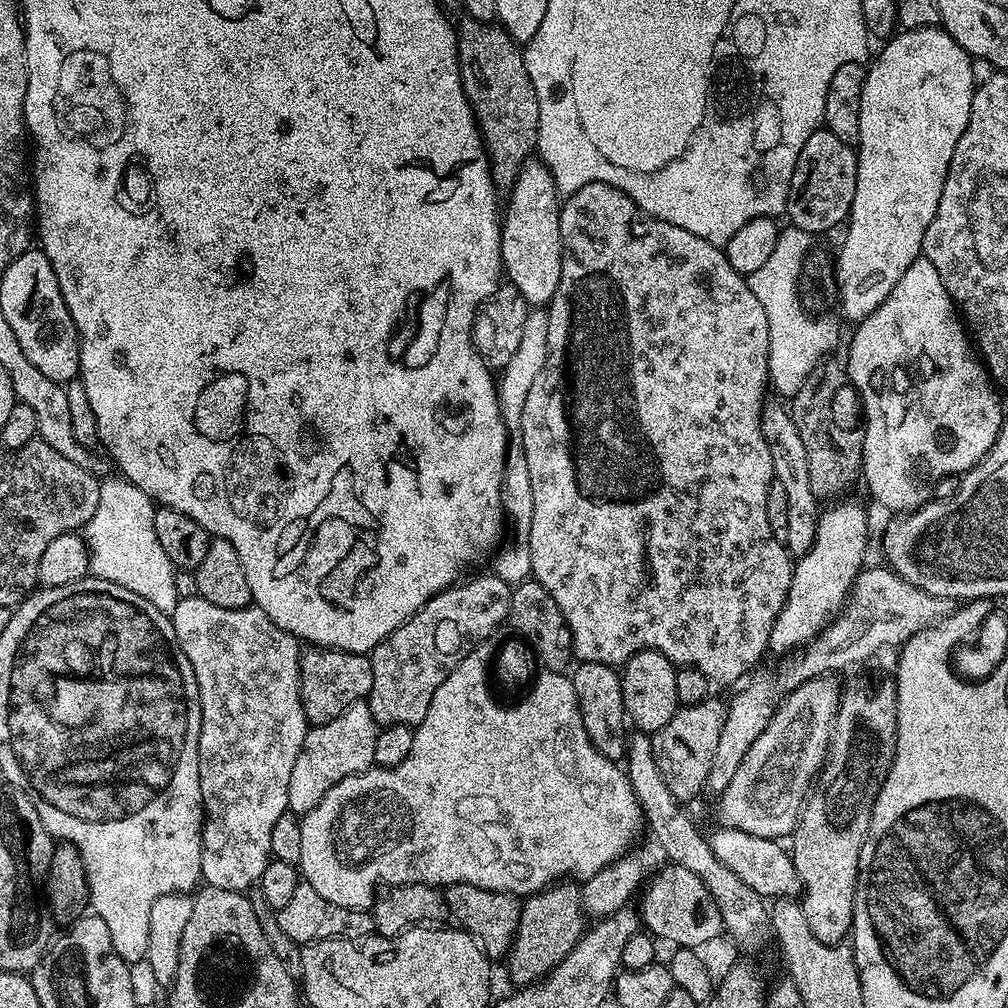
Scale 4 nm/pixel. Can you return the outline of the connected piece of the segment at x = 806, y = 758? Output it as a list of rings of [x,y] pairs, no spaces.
[[[817,678],[799,684],[788,692],[790,694],[785,700],[783,697],[777,703],[776,712],[770,718],[766,730],[758,734],[758,738],[745,754],[742,766],[738,766],[734,778],[730,778],[730,786],[726,786],[726,790],[719,793],[719,823],[723,827],[737,828],[750,836],[774,841],[784,838],[780,836],[788,838],[795,833],[800,814],[804,811],[806,801],[827,761],[834,725],[840,711],[841,689],[836,689],[832,684],[823,684],[824,682]]]

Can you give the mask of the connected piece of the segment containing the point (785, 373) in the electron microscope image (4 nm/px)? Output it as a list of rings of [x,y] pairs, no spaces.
[[[805,310],[803,312],[766,312],[767,326],[770,328],[768,347],[768,379],[771,387],[785,398],[791,398],[802,390],[802,382],[829,355],[828,352],[840,340],[840,328],[831,313],[822,312],[816,319]]]

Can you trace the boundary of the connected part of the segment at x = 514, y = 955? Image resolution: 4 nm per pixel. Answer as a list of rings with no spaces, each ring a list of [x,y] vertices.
[[[557,882],[521,903],[518,930],[506,957],[508,976],[516,986],[537,983],[556,969],[584,935],[586,923],[582,918],[580,888],[572,882]]]

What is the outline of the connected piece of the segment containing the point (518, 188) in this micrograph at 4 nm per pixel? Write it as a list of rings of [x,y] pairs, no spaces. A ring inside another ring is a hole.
[[[529,158],[520,167],[514,186],[507,193],[508,209],[502,212],[500,230],[500,262],[506,273],[507,283],[522,294],[529,306],[547,306],[552,302],[554,290],[558,290],[558,278],[562,278],[562,234],[560,233],[560,209],[562,196],[558,191],[551,170],[539,158]]]

